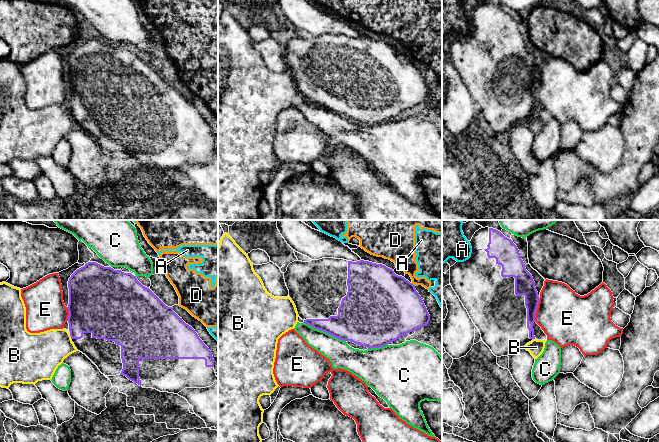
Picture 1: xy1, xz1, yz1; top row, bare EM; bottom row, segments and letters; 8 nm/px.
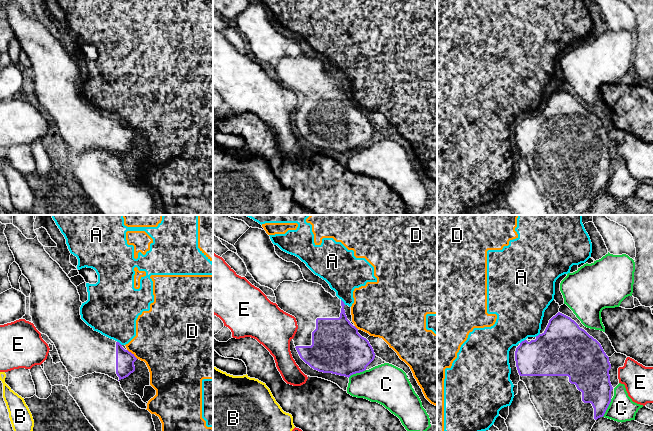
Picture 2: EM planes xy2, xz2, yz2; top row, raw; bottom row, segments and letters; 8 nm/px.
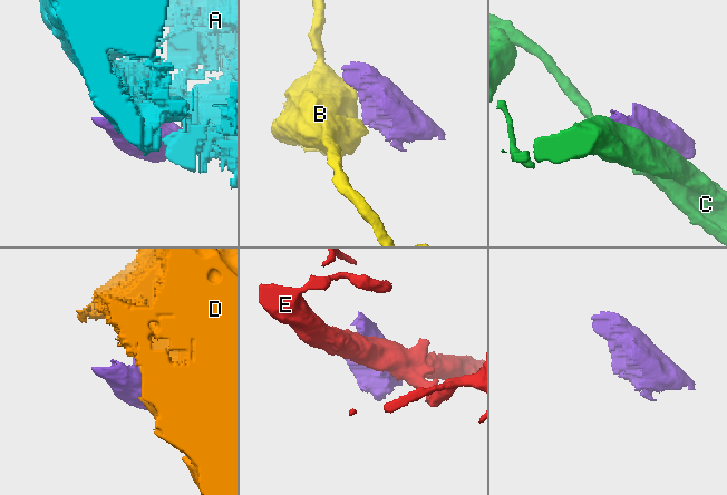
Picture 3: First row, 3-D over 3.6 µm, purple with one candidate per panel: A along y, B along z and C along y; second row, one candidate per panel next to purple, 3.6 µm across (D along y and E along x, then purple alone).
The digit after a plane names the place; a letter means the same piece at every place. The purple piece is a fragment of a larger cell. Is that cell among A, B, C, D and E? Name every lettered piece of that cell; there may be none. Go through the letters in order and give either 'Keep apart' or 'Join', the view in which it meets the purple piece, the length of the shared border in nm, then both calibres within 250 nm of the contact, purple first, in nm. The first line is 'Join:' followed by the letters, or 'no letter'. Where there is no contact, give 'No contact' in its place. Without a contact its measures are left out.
Join: no letter
A: Keep apart. Touches purple in yz2. Shared border 60 nm. Thickness 360 nm (purple) against 380 nm
B: Keep apart. Touches purple in xy1. Shared border 50 nm. Thickness 340 nm (purple) against 320 nm
C: Keep apart. Touches purple in xz1. Shared border 380 nm. Thickness 300 nm (purple) against 200 nm
D: Keep apart. Touches purple in xy2. Shared border 120 nm. Thickness 150 nm (purple) against 400 nm
E: Keep apart. Touches purple in yz1. Shared border 200 nm. Thickness 160 nm (purple) against 420 nm

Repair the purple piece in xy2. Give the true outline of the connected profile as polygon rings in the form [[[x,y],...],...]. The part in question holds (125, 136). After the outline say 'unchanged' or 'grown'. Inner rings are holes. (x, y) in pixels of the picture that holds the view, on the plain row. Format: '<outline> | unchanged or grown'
[[[13,0],[5,1],[15,38],[31,62],[32,98],[54,119],[69,151],[79,154],[96,148],[118,157],[133,149],[134,130],[81,95],[77,63],[45,27],[38,12],[27,15]]] | grown

